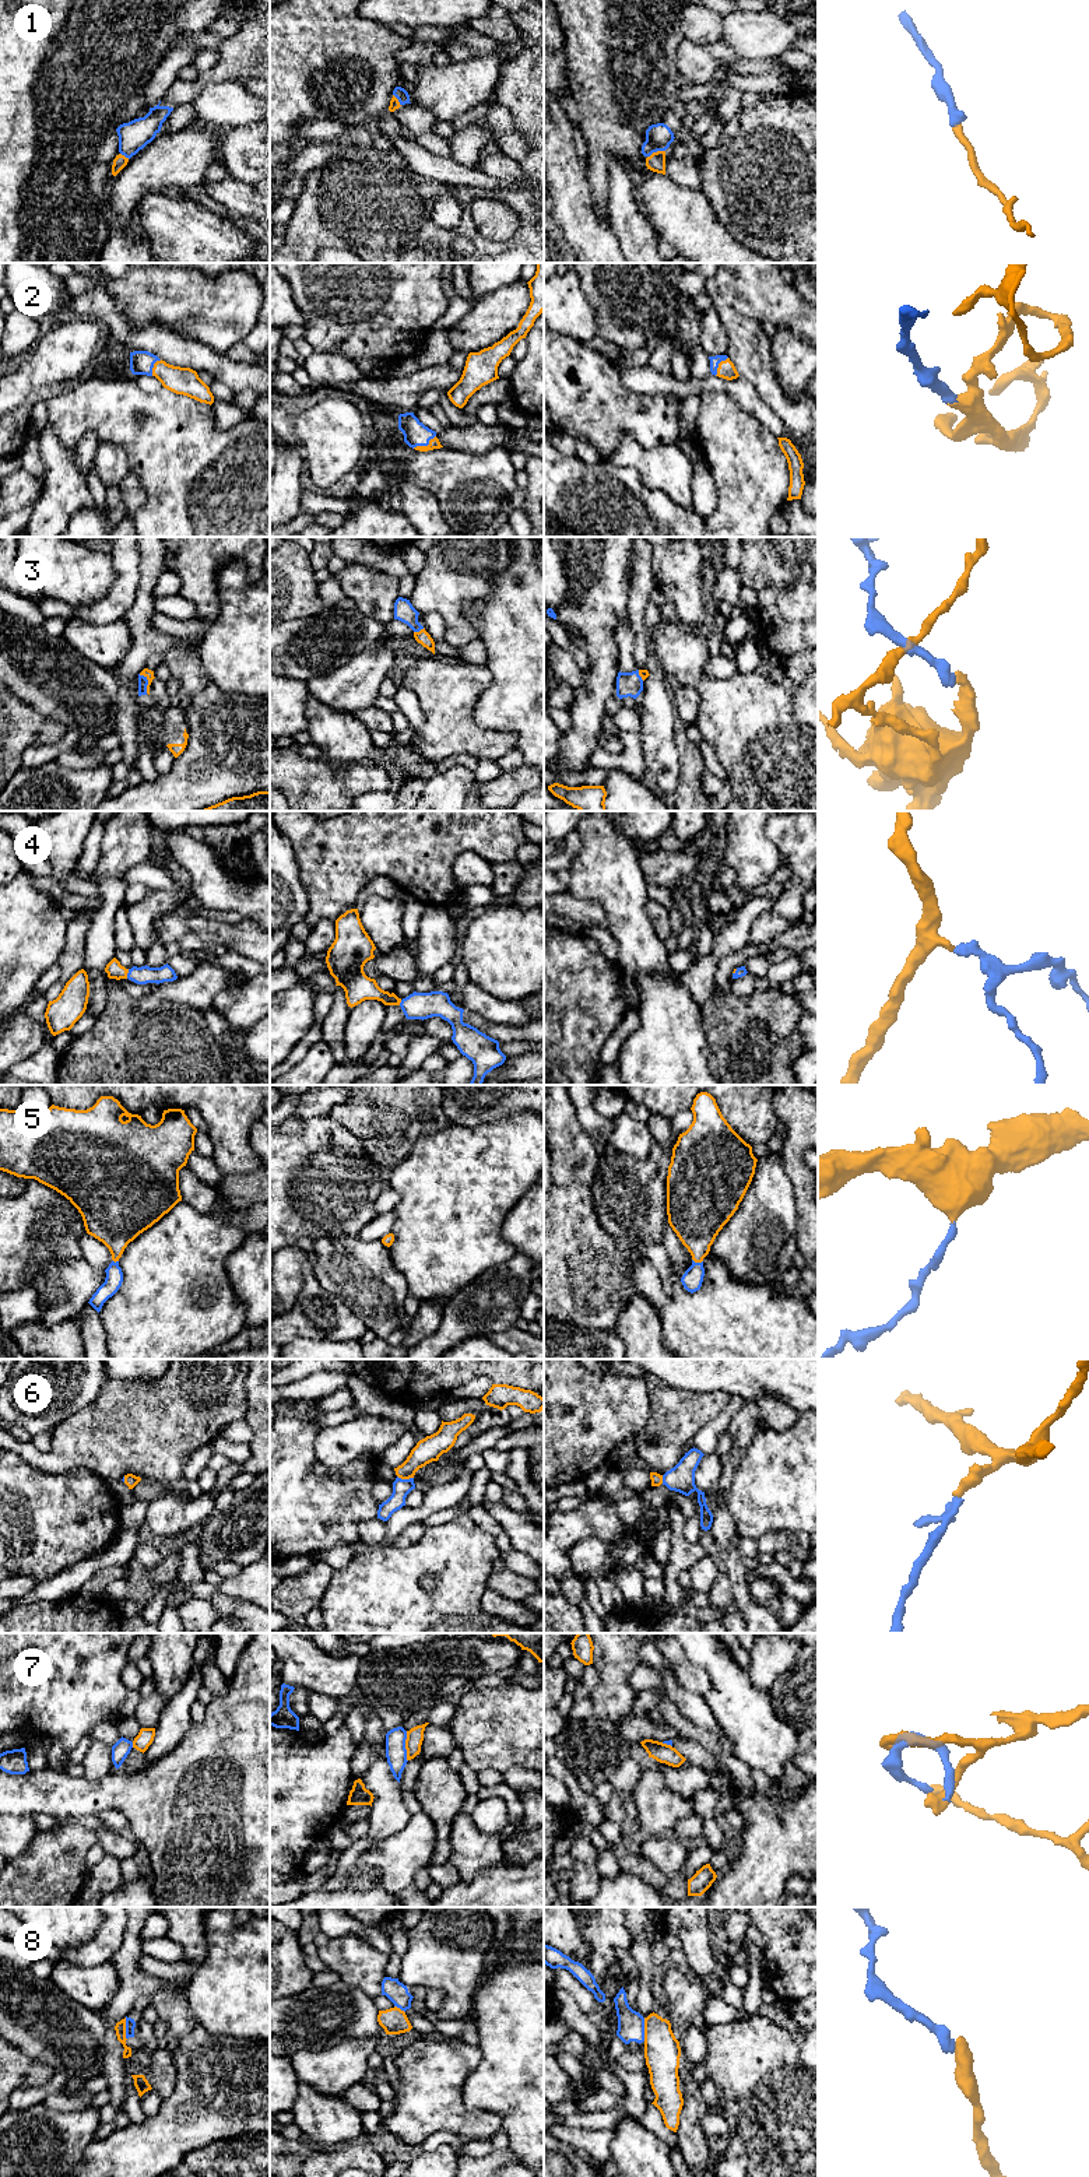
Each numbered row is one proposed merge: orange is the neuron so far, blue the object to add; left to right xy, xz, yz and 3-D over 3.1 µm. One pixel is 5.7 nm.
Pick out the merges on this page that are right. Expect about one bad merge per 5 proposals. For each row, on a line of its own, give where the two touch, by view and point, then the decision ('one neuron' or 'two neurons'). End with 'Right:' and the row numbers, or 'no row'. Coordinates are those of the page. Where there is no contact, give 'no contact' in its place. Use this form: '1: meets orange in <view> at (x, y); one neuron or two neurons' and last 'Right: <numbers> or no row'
1: meets orange in yz at (657, 151); one neuron
2: meets orange in xz at (424, 446); one neuron
3: meets orange in xy at (148, 683); one neuron
4: meets orange in xy at (127, 972); one neuron
5: meets orange in yz at (698, 1261); one neuron
6: meets orange in xz at (406, 1478); one neuron
7: meets orange in xz at (406, 1747); one neuron
8: meets orange in yz at (645, 2029); two neurons
Right: 1, 2, 3, 4, 5, 6, 7

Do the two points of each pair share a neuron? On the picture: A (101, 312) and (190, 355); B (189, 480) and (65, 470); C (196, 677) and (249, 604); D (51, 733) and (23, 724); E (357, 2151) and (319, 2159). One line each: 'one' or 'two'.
A: one
B: two
C: two
D: one
E: one

